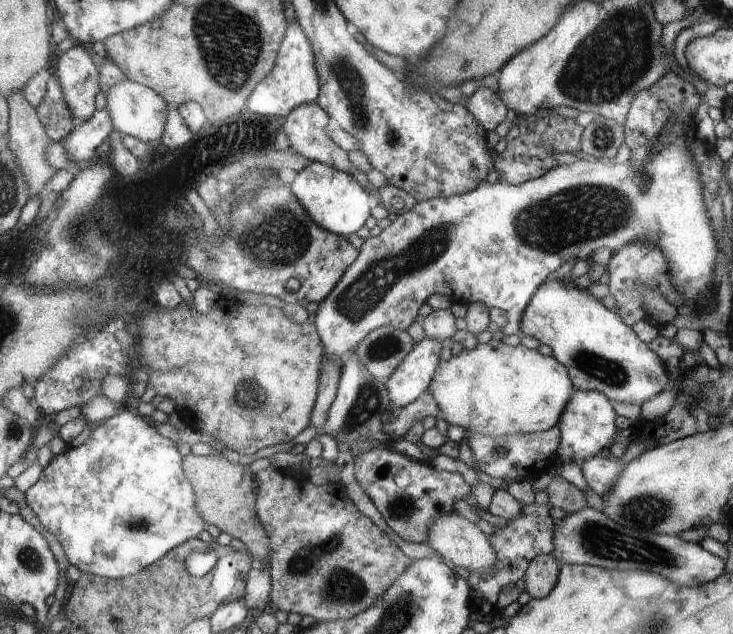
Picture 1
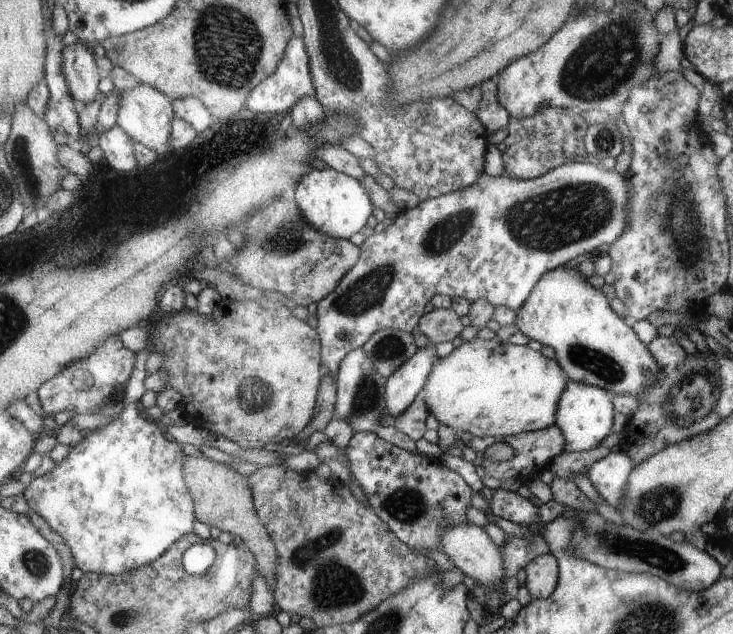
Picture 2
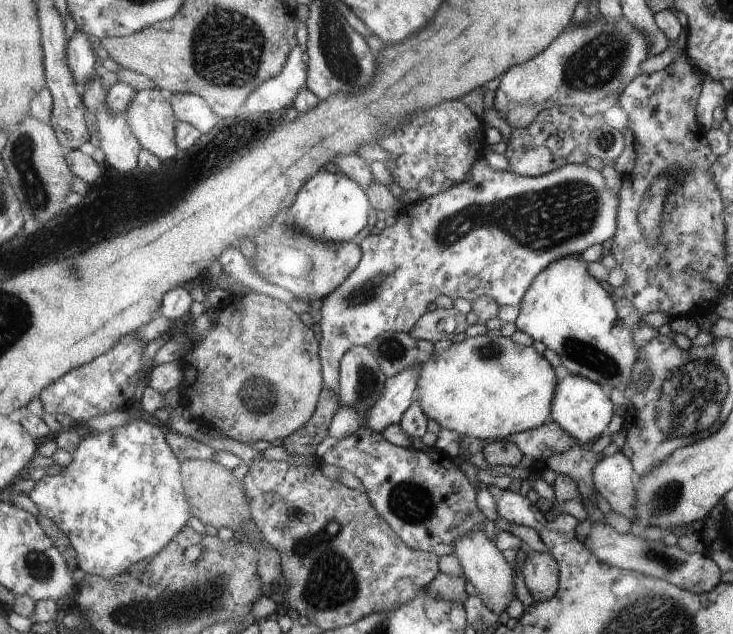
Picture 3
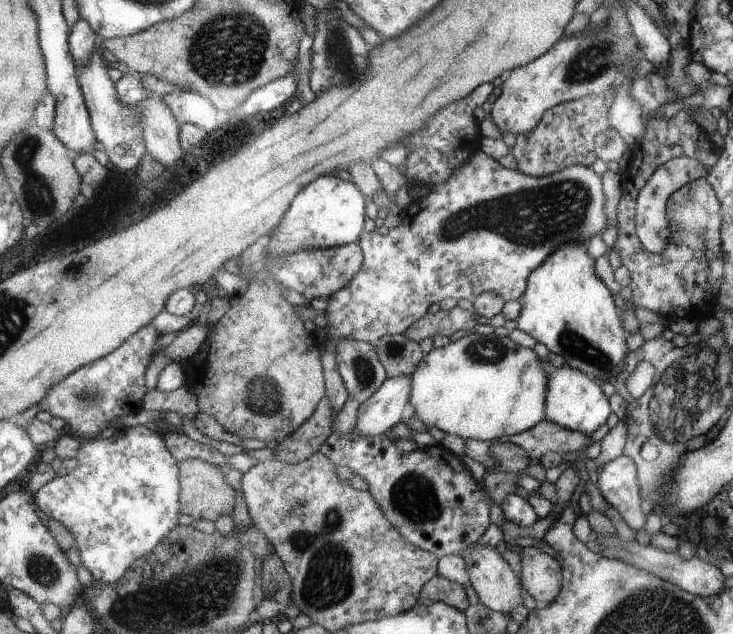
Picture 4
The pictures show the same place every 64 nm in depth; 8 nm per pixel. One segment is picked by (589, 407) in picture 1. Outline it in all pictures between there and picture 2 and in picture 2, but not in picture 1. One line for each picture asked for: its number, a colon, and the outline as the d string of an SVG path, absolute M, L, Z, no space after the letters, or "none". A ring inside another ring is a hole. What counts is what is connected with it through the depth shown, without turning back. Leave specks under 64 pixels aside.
2: M569 378L569 388L561 396L561 404L557 410L555 424L561 428L565 438L569 440L569 446L565 452L587 452L593 448L599 448L599 444L611 434L615 408L611 402L611 394L605 388L591 386L585 382L575 382Z

